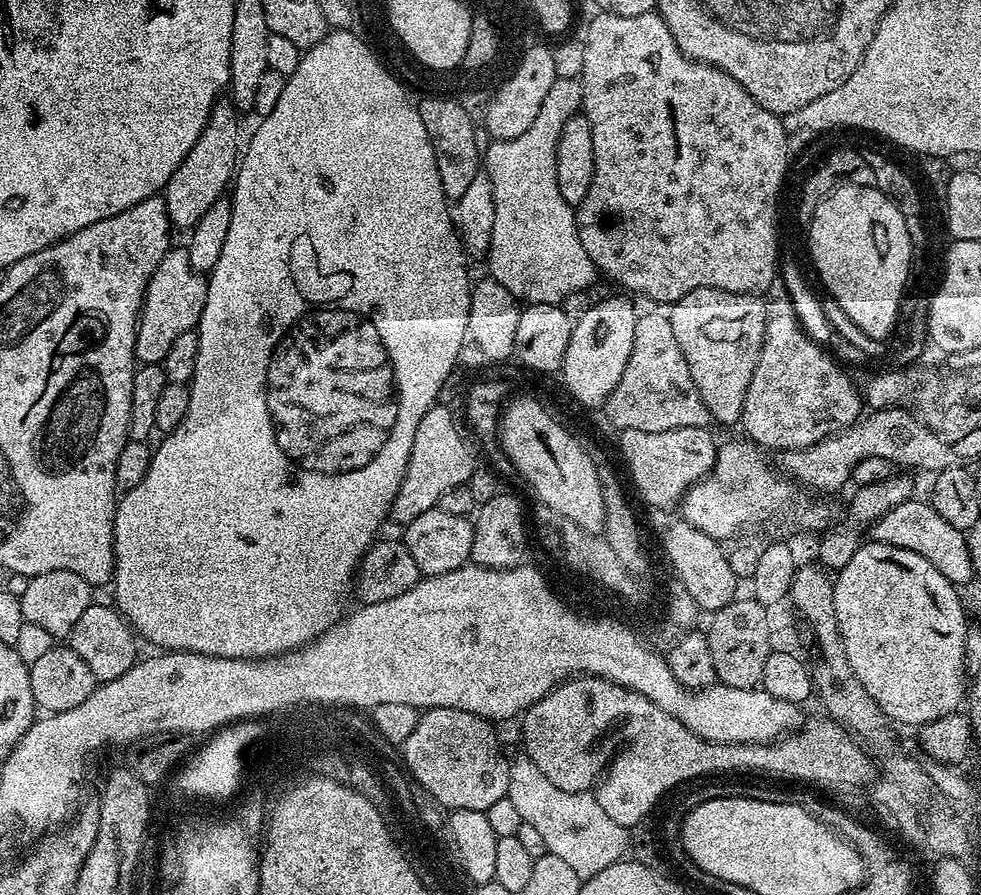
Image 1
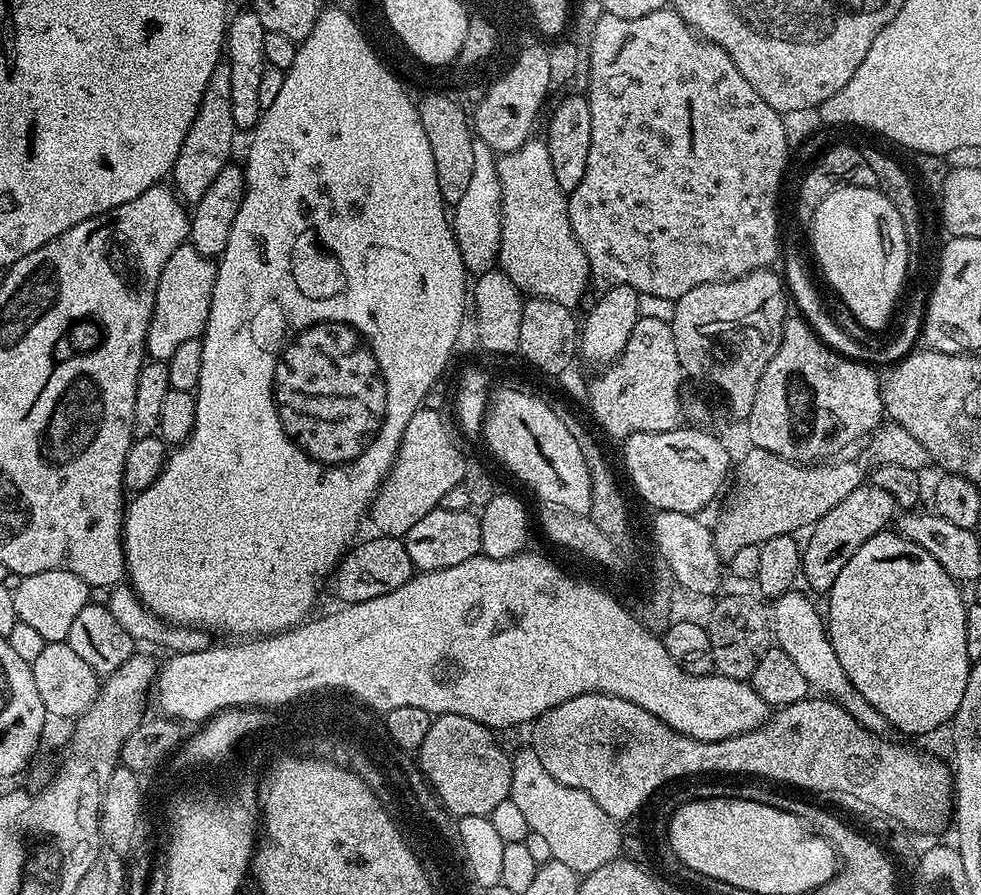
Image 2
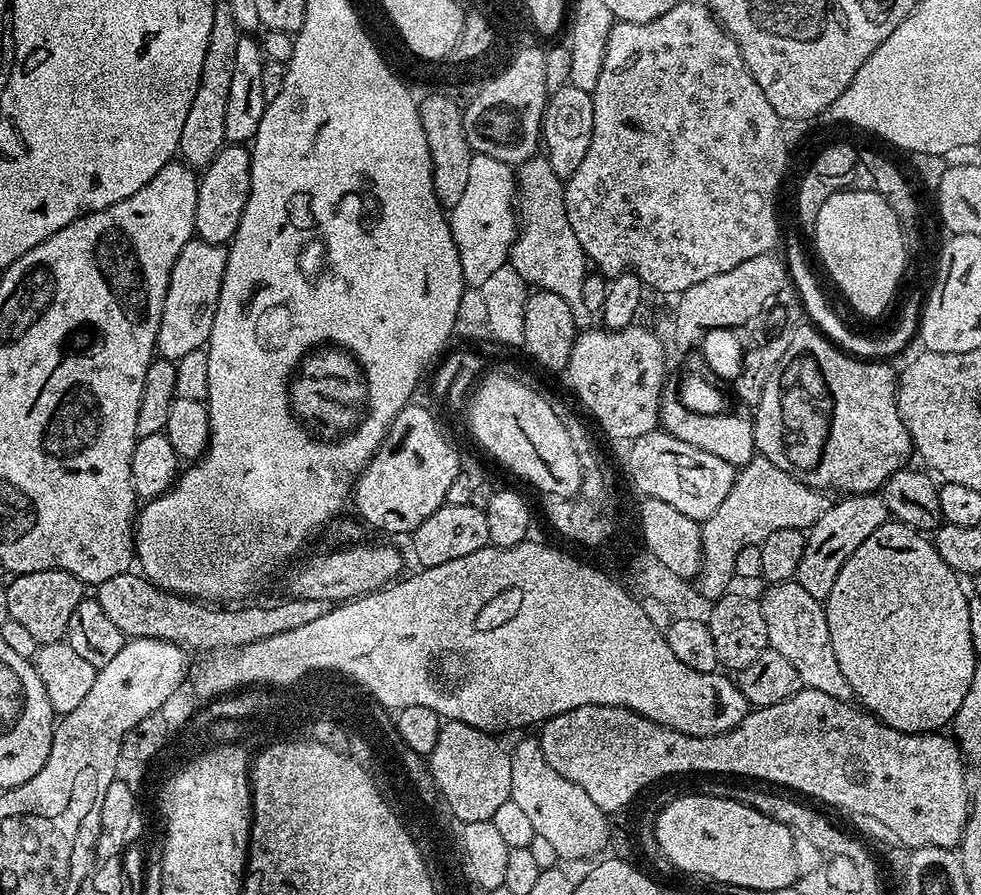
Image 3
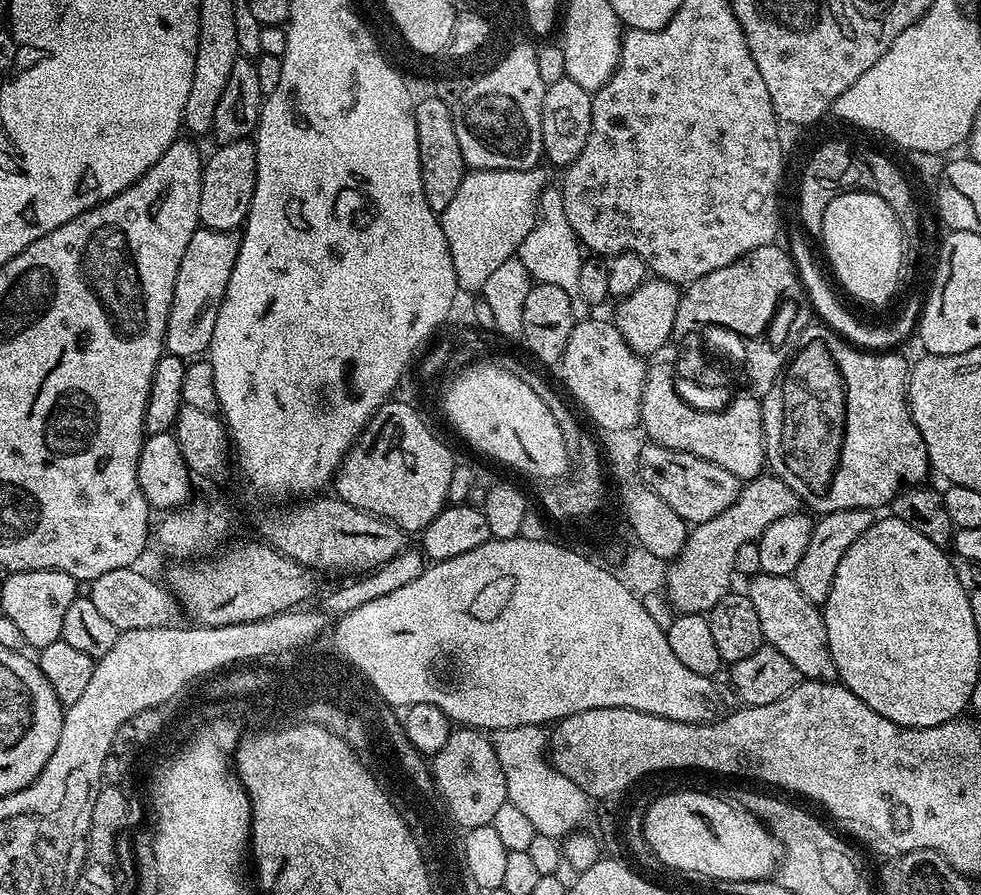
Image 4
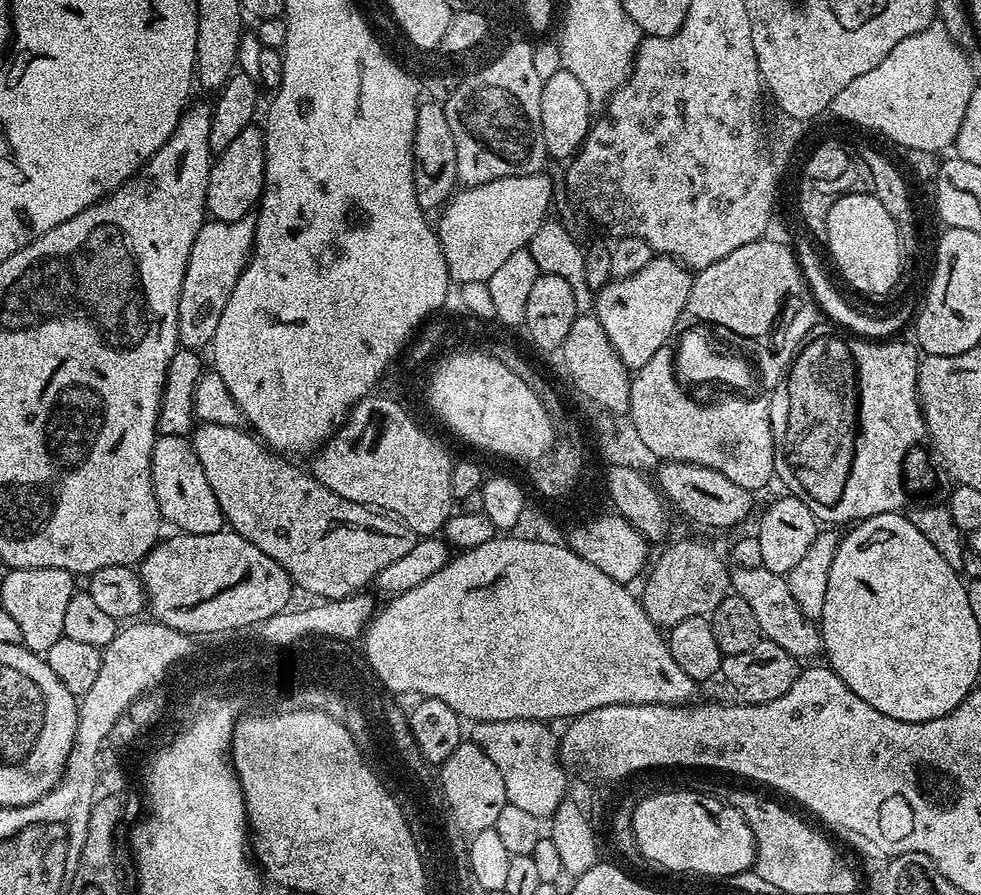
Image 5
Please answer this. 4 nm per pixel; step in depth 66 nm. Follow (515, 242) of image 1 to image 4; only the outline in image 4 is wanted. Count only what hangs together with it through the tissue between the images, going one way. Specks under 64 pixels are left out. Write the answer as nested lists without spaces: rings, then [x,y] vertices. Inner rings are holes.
[[[548,186],[541,194],[539,215],[536,224],[530,230],[526,238],[521,242],[518,258],[522,266],[532,275],[533,281],[558,286],[570,294],[570,306],[572,314],[577,318],[589,315],[589,301],[582,298],[578,286],[578,270],[582,259],[582,245],[579,238],[574,234],[570,226],[570,218],[566,218],[566,206],[564,205],[564,194],[559,187]],[[581,252],[581,253],[580,253]]]

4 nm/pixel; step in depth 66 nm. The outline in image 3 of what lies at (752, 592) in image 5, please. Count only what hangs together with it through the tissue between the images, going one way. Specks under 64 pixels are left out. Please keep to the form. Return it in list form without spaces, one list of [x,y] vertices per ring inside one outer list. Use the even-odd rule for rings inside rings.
[[[795,580],[777,581],[768,588],[759,601],[766,621],[769,647],[782,654],[798,670],[803,687],[819,690],[830,697],[838,698],[839,701],[851,703],[855,699],[853,688],[838,667],[825,605],[811,597]]]

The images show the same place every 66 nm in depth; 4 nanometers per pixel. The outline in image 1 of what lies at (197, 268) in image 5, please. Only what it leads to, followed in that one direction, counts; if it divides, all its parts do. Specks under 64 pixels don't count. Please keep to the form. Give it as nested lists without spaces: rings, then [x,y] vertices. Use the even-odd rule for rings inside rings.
[[[169,247],[162,262],[158,262],[158,270],[150,274],[150,282],[144,291],[144,304],[140,308],[134,342],[136,359],[140,364],[163,364],[171,343],[199,325],[206,306],[208,282],[205,273],[190,266],[187,247],[176,247]]]

